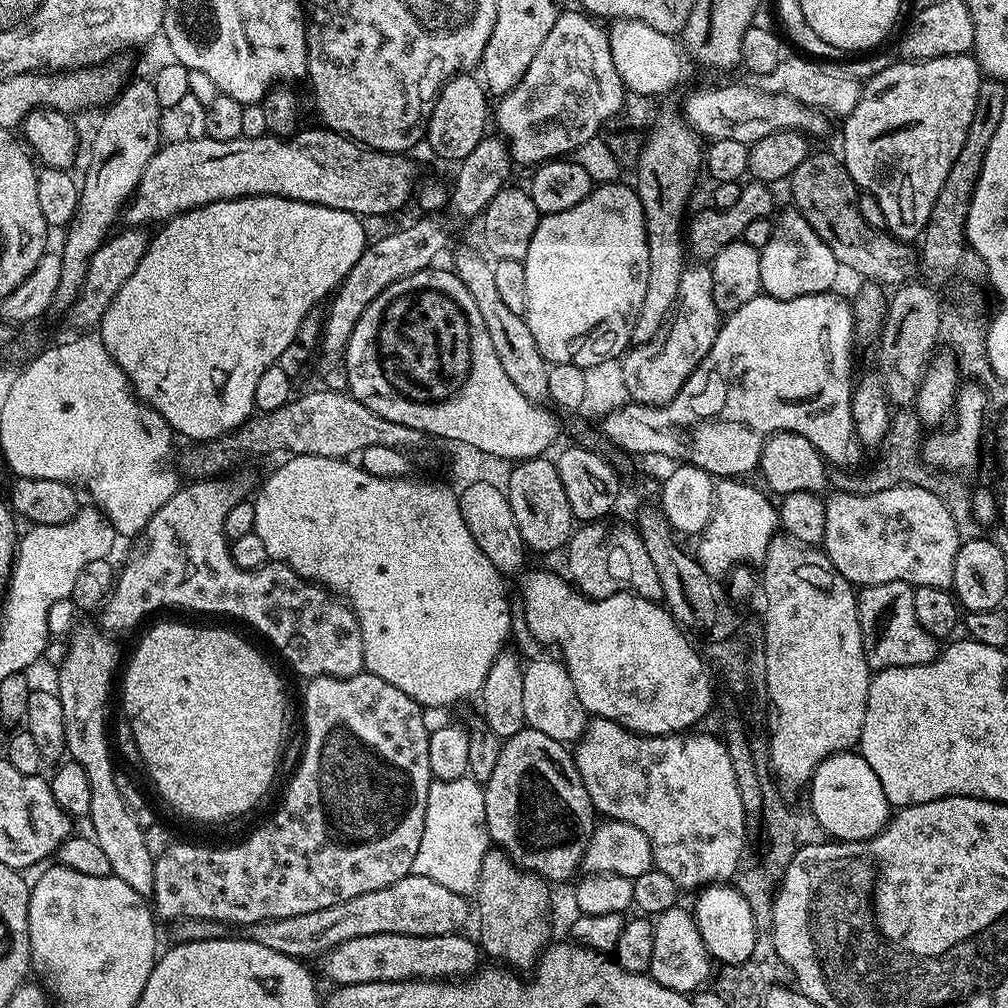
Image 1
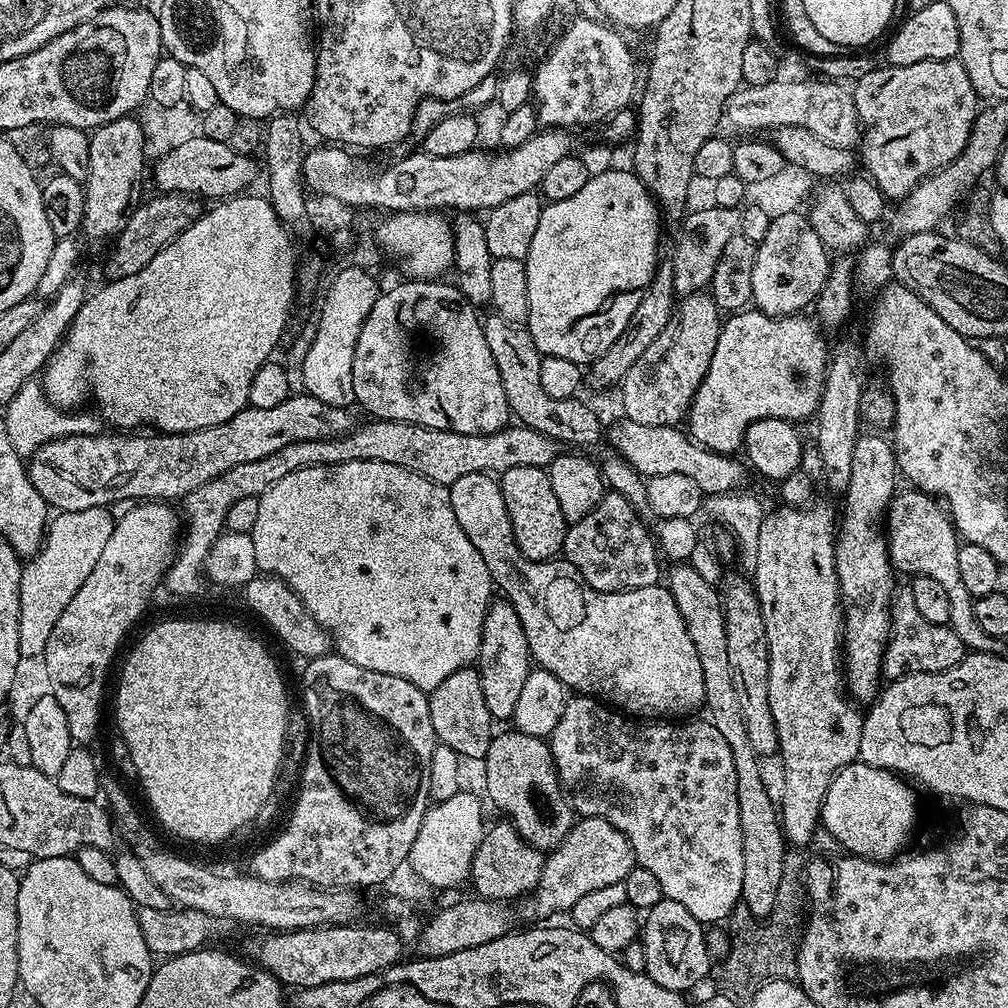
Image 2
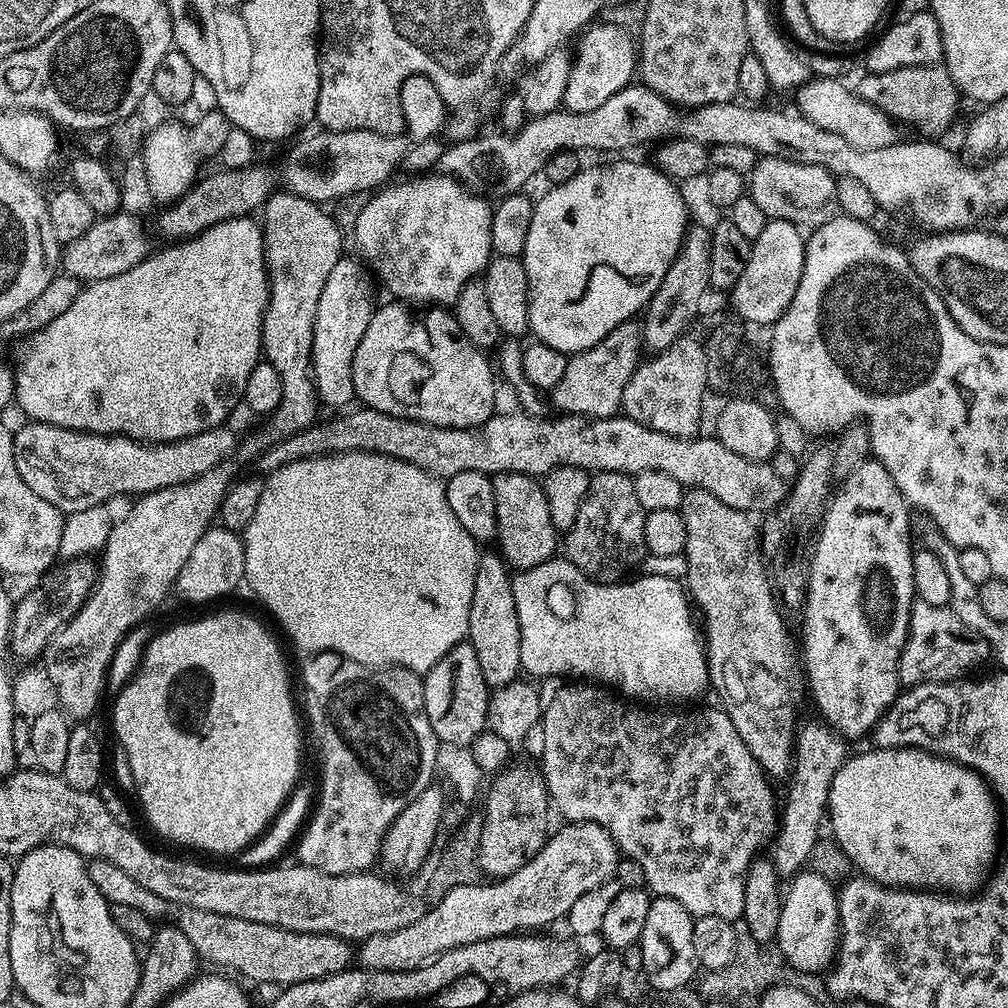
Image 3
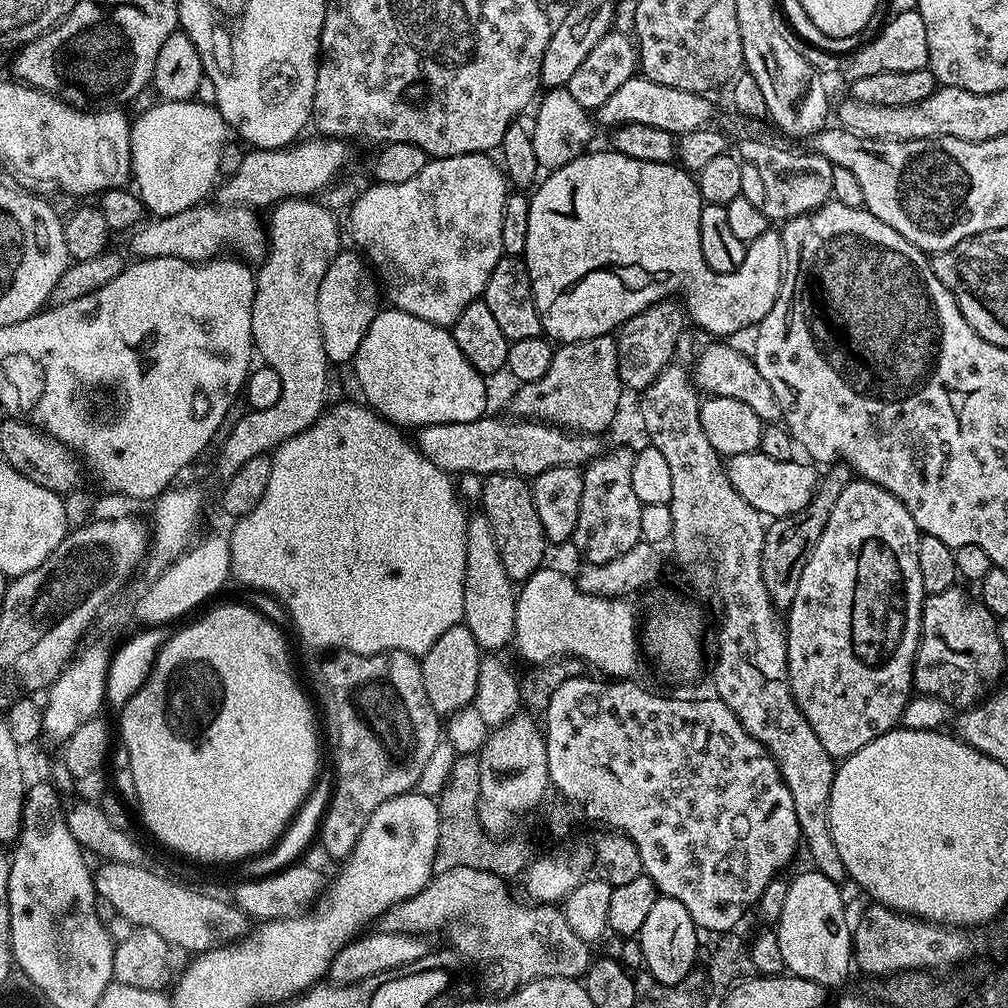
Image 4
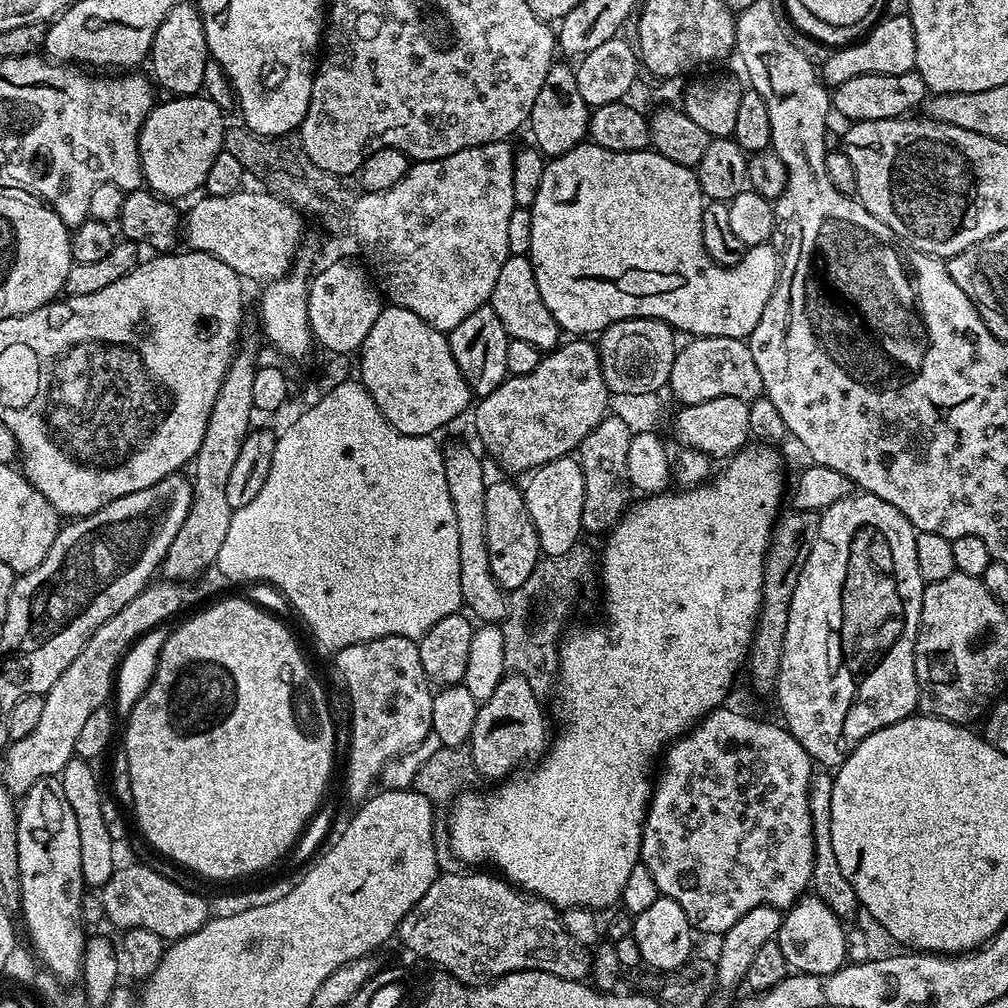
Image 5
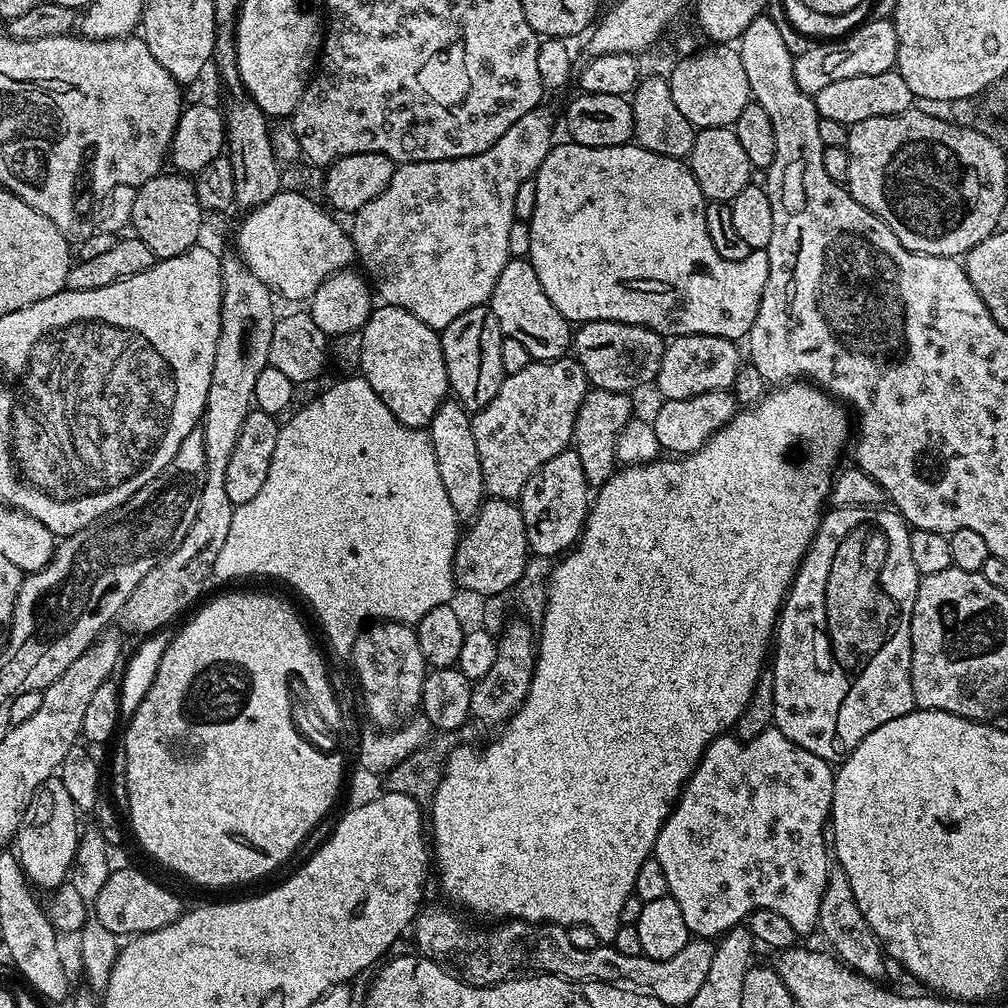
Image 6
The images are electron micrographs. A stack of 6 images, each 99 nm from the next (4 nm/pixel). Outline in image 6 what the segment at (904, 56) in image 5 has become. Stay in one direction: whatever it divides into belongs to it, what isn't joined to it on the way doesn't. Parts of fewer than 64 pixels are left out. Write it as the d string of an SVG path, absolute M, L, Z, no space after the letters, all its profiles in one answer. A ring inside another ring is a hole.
M891 19L868 21L859 28L853 27L850 32L827 42L816 42L813 48L794 59L794 78L802 91L815 94L830 86L830 82L838 82L842 78L858 78L858 74L882 74L891 72L896 67L898 54L898 34L894 30Z

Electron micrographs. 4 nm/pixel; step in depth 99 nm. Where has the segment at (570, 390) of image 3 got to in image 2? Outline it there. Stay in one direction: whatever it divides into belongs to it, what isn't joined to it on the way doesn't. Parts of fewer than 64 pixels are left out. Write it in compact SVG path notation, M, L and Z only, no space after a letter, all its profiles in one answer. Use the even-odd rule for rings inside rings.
M661 263L656 269L656 275L644 289L642 302L638 302L634 314L630 314L627 330L620 335L618 342L614 342L614 346L610 346L610 350L606 350L590 365L592 376L598 383L602 384L600 386L619 385L630 370L630 366L634 366L634 362L645 359L648 353L644 352L651 350L652 343L659 338L660 332L666 331L665 333L667 333L669 331L674 320L674 309L678 304L678 297L673 290L673 286L674 274L672 273L671 263Z

